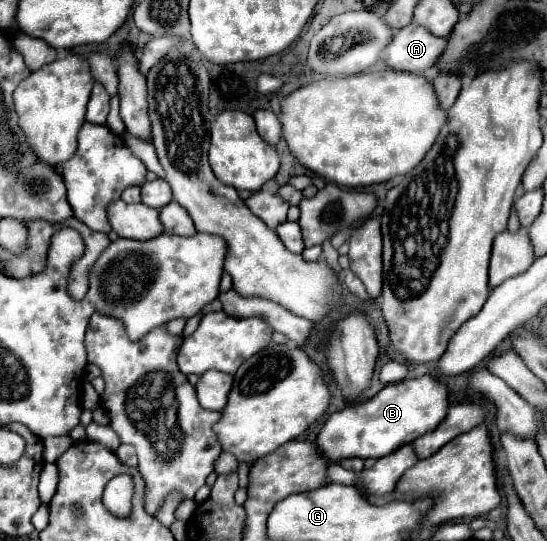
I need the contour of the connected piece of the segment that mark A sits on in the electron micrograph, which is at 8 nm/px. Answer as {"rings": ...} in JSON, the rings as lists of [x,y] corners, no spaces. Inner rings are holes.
{"rings":[[[413,22],[395,32],[391,44],[383,52],[383,62],[401,72],[425,72],[437,64],[445,46],[447,40]]]}

